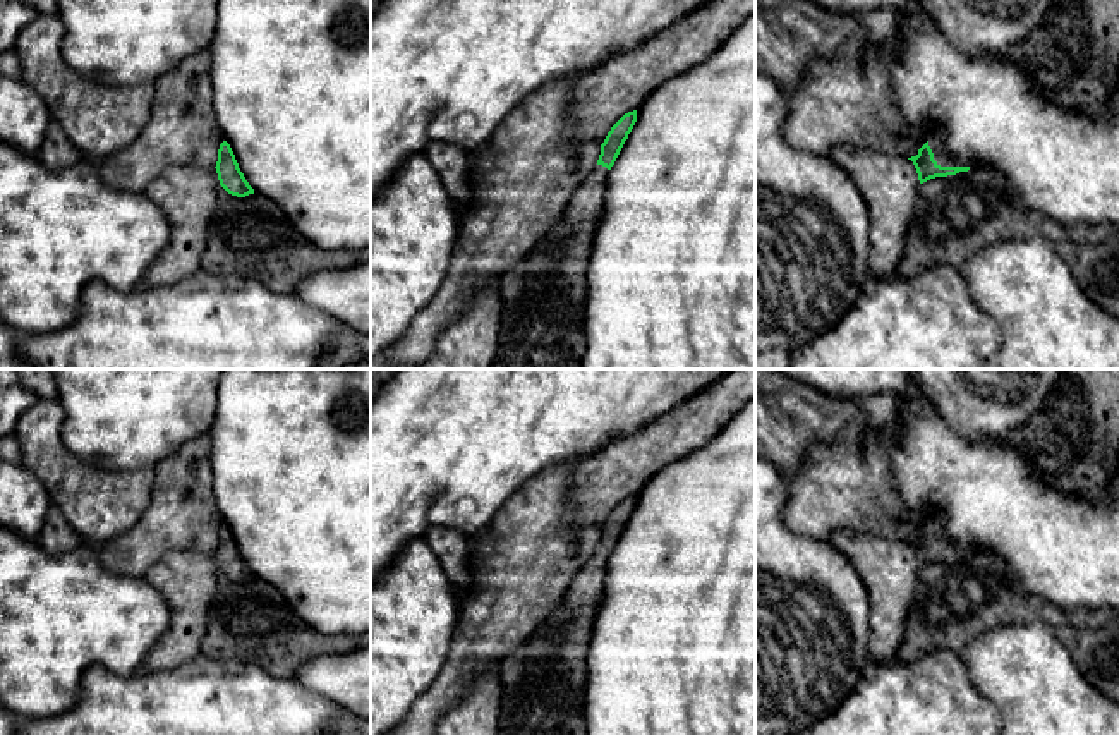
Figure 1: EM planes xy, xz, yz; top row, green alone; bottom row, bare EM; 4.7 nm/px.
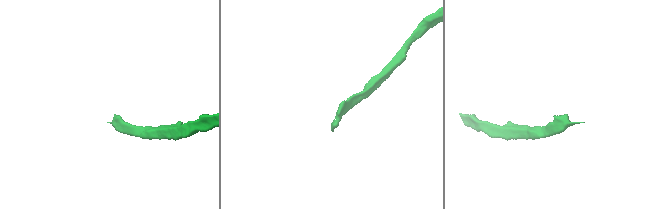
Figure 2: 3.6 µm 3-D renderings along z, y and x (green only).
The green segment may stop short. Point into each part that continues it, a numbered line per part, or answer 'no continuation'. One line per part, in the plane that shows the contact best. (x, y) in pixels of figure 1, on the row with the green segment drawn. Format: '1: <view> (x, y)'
1: yz (936, 141)

